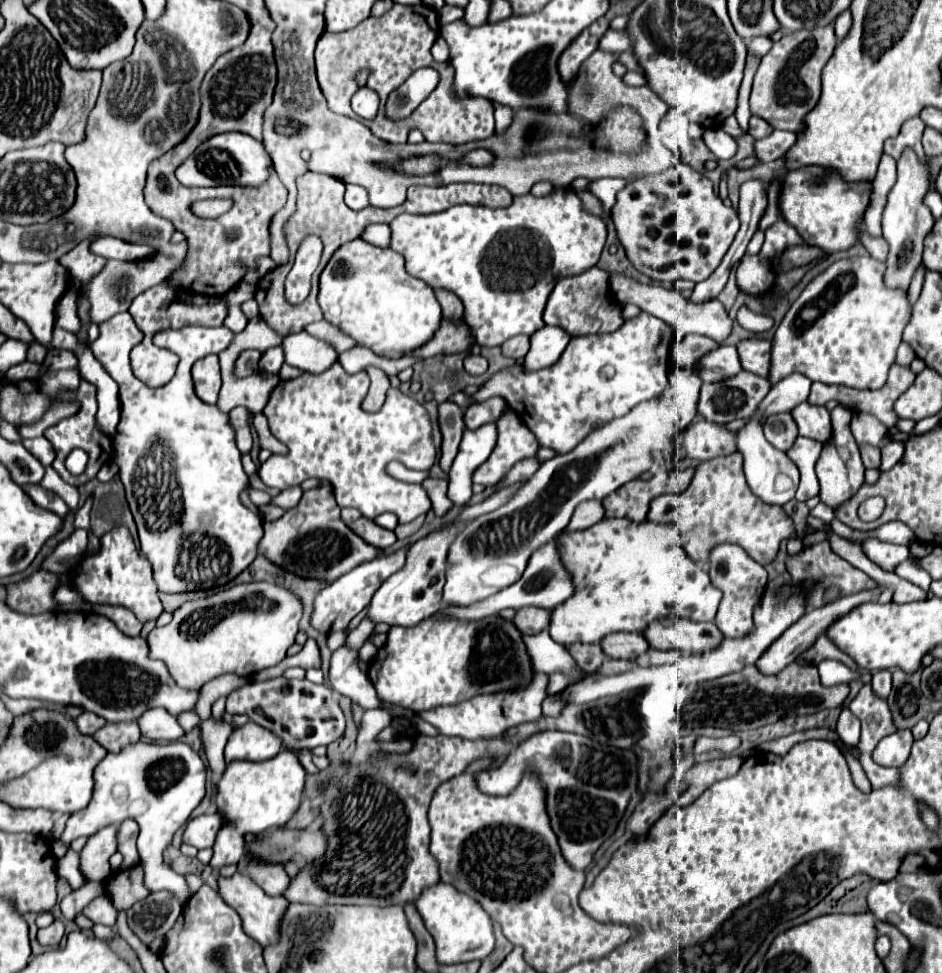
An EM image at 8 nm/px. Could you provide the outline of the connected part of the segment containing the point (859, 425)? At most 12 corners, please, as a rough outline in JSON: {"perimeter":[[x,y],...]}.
{"perimeter":[[853,414],[859,444],[881,446],[887,428],[871,414]]}

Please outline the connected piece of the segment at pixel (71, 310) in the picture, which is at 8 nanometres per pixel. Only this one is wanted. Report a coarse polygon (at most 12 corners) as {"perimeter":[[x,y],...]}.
{"perimeter":[[77,290],[67,292],[55,310],[55,326],[77,334]]}

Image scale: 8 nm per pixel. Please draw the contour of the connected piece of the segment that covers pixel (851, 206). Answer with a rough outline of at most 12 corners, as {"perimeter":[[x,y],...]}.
{"perimeter":[[807,166],[779,210],[809,246],[857,244],[869,182]]}

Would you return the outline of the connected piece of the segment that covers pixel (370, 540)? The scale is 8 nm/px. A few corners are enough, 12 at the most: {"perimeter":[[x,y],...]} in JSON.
{"perimeter":[[343,508],[341,518],[357,536],[375,548],[397,540],[355,508]]}

